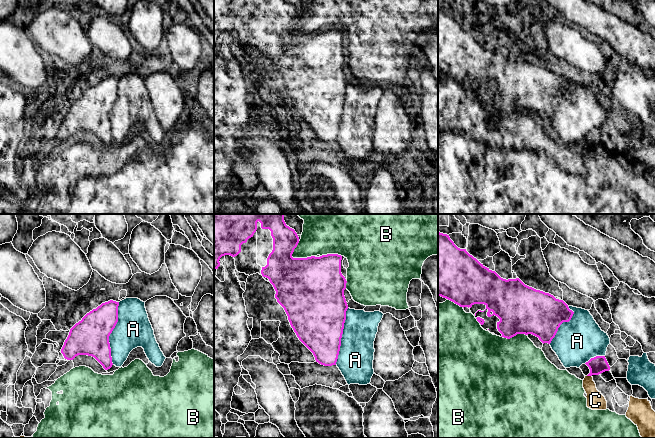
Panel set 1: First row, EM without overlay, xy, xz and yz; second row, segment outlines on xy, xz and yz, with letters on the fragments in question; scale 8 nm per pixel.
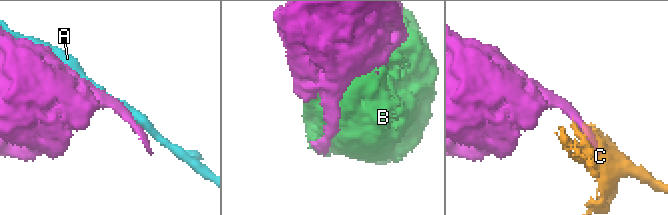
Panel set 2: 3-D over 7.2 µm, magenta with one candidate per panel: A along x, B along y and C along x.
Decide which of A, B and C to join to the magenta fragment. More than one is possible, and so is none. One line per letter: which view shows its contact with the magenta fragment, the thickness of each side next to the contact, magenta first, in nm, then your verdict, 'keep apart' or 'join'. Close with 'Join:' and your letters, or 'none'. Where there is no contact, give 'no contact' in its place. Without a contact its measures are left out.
A: contact in xy; calibres 300 and 280 nm; keep apart
B: contact in xz; calibres 500 and 260 nm; keep apart
C: contact in yz; calibres 140 and 140 nm; keep apart
Join: none

